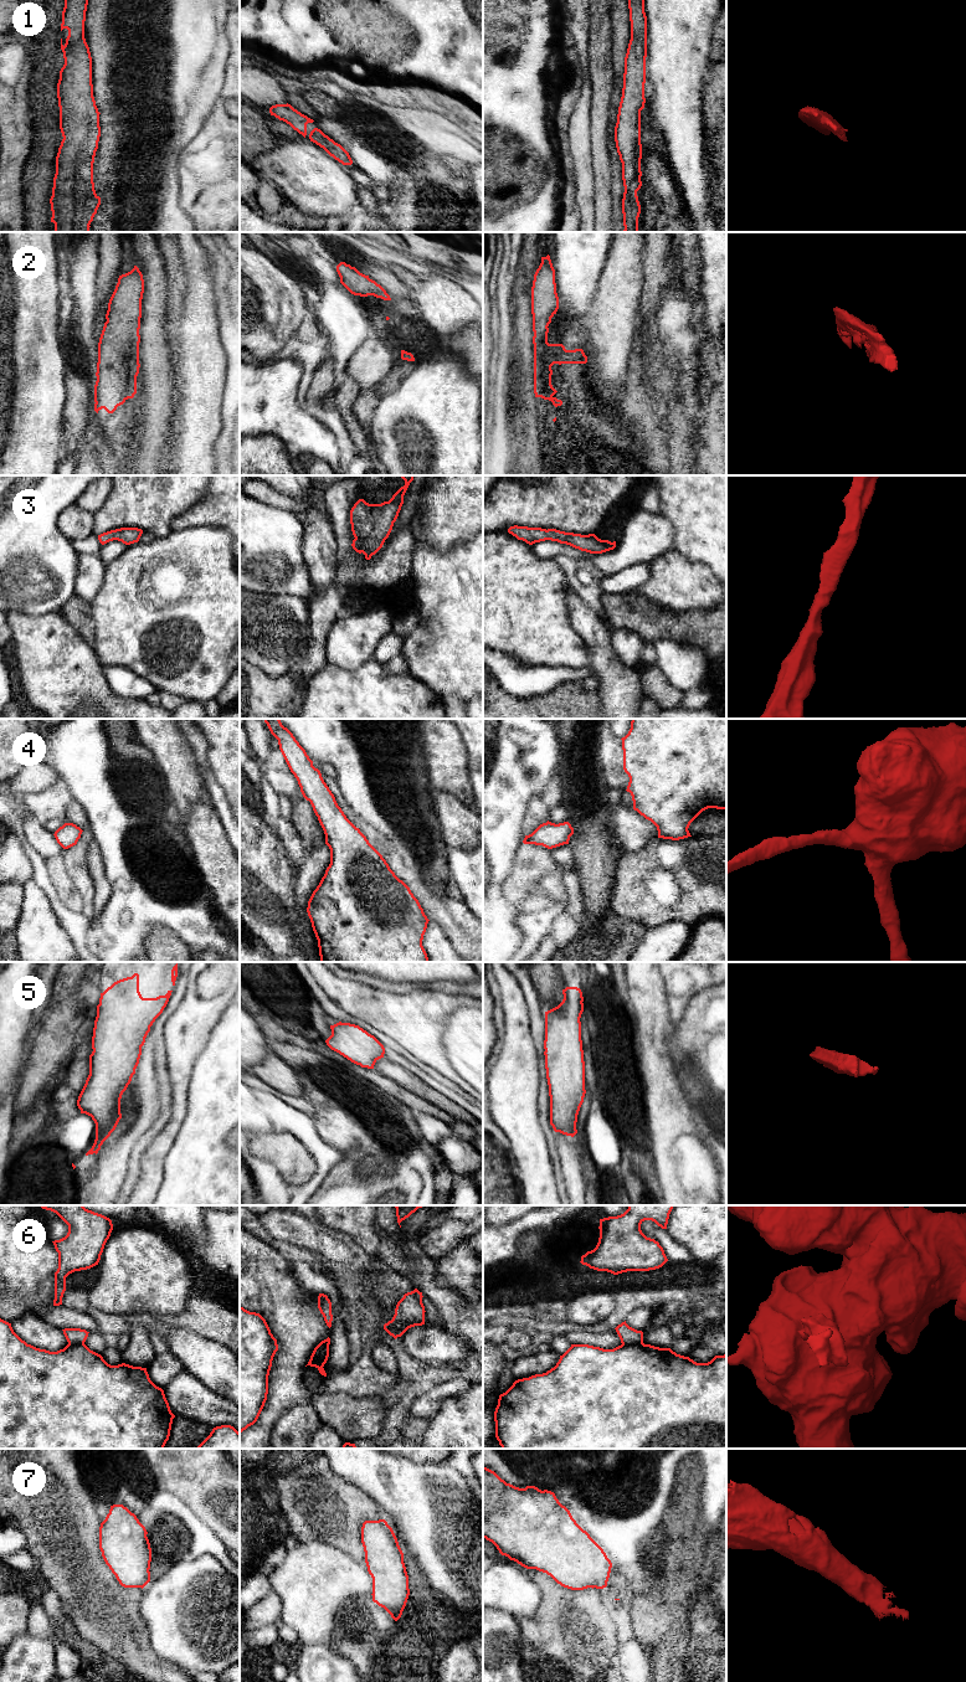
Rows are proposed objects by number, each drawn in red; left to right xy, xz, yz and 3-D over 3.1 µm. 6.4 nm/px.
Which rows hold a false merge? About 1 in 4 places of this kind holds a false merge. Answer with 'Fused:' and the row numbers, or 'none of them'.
Fused: 6

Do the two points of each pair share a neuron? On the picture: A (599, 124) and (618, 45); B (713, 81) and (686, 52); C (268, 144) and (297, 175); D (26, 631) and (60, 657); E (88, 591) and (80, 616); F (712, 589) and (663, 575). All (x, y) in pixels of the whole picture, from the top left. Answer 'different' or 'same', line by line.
A: different
B: different
C: different
D: same
E: different
F: same

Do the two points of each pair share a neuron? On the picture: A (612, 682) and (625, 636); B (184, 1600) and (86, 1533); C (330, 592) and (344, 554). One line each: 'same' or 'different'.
A: different
B: different
C: different

